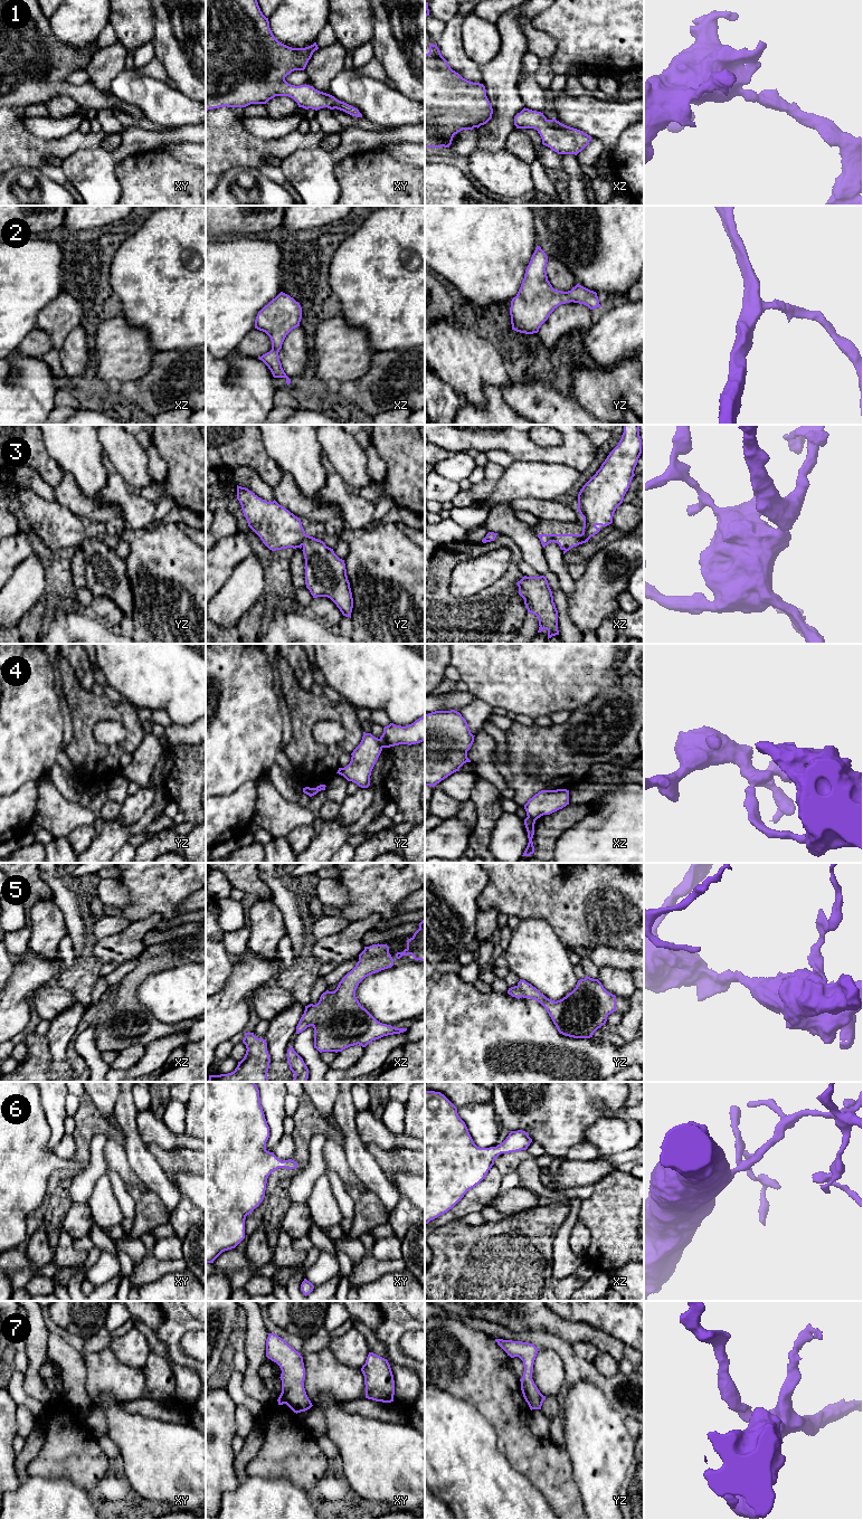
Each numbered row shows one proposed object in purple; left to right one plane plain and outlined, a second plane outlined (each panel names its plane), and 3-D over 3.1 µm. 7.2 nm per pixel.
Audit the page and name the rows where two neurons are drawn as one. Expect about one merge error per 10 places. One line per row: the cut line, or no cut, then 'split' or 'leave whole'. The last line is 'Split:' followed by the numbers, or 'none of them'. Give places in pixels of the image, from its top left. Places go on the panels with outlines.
1: no cut; leave whole
2: no cut; leave whole
3: no cut; leave whole
4: cut in yz along (378, 739), (382, 747); split
5: no cut; leave whole
6: no cut; leave whole
7: no cut; leave whole
Split: 4

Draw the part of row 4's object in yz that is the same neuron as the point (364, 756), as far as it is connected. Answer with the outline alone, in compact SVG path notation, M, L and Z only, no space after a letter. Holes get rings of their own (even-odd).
M363 732L360 744L351 753L351 761L344 768L339 768L339 775L361 788L370 786L371 771L382 751L380 740L371 733Z

